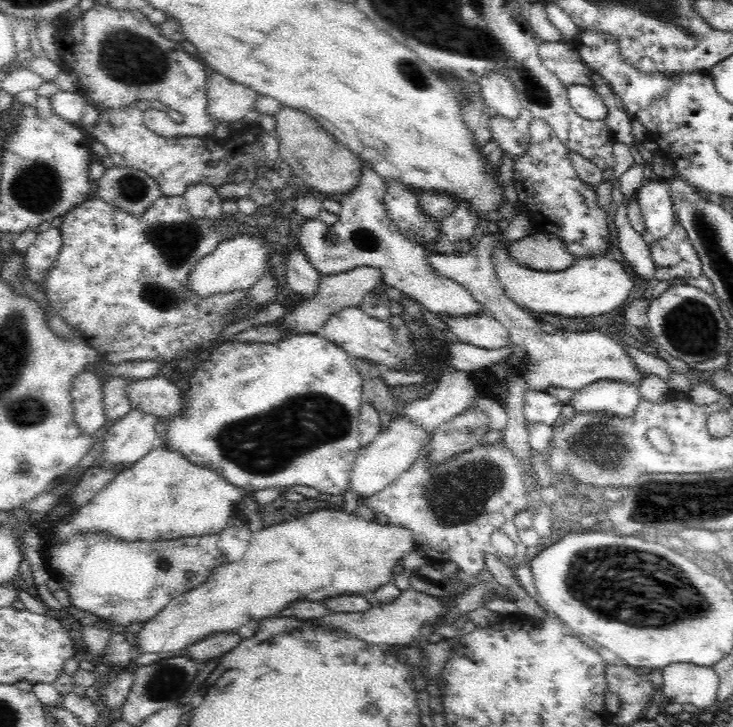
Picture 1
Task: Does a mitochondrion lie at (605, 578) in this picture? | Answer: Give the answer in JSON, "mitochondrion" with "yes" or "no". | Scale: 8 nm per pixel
{"mitochondrion":"yes"}

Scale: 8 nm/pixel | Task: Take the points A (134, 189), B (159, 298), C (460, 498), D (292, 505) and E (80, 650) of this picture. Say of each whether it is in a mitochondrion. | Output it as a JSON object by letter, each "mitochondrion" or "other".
{"A":"mitochondrion","B":"mitochondrion","C":"mitochondrion","D":"other","E":"other"}

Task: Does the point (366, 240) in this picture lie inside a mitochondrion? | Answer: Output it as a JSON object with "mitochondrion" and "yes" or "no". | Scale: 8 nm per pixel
{"mitochondrion":"yes"}

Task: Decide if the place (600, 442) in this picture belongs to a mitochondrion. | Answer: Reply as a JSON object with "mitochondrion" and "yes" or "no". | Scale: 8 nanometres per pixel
{"mitochondrion":"yes"}

